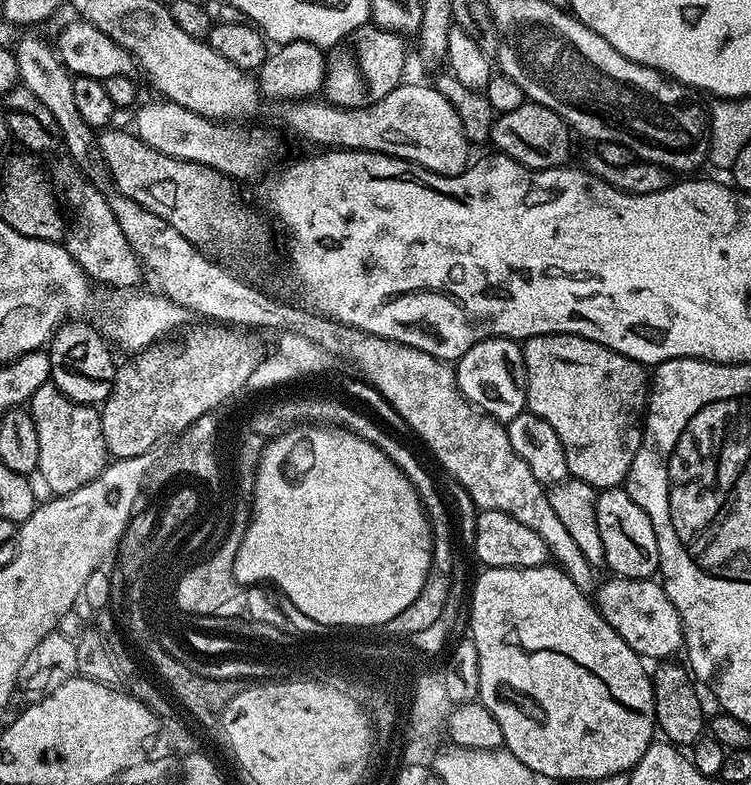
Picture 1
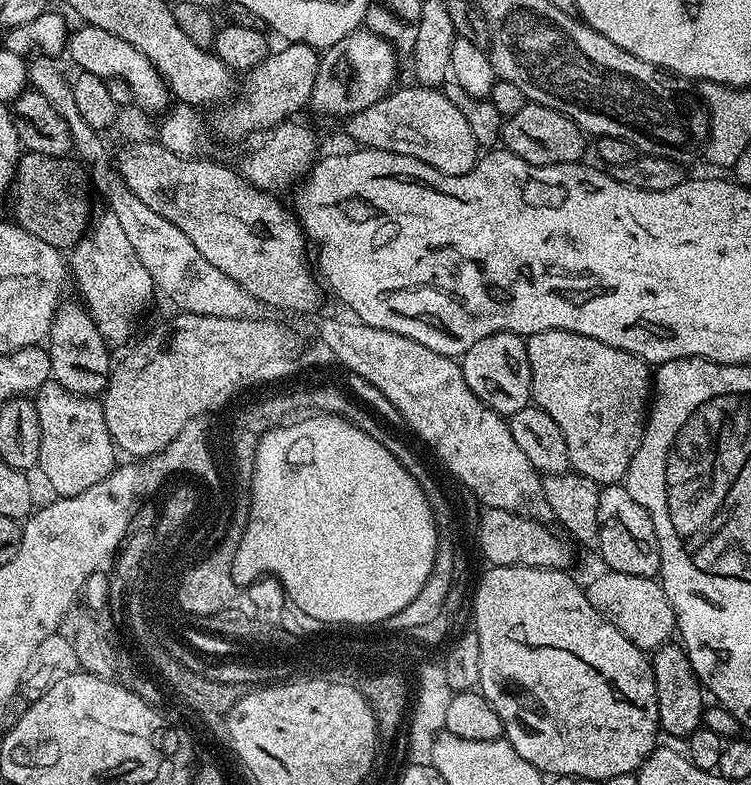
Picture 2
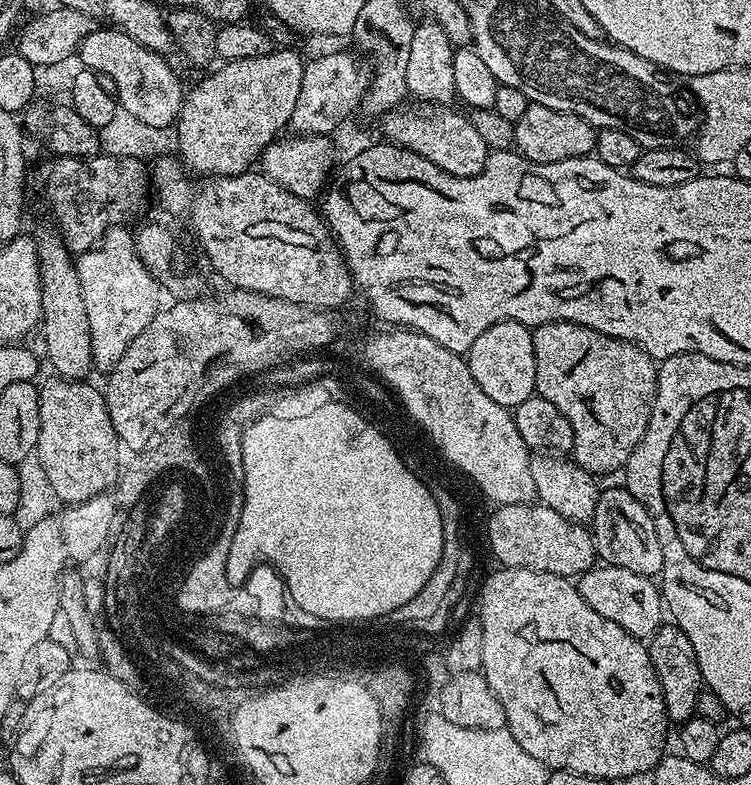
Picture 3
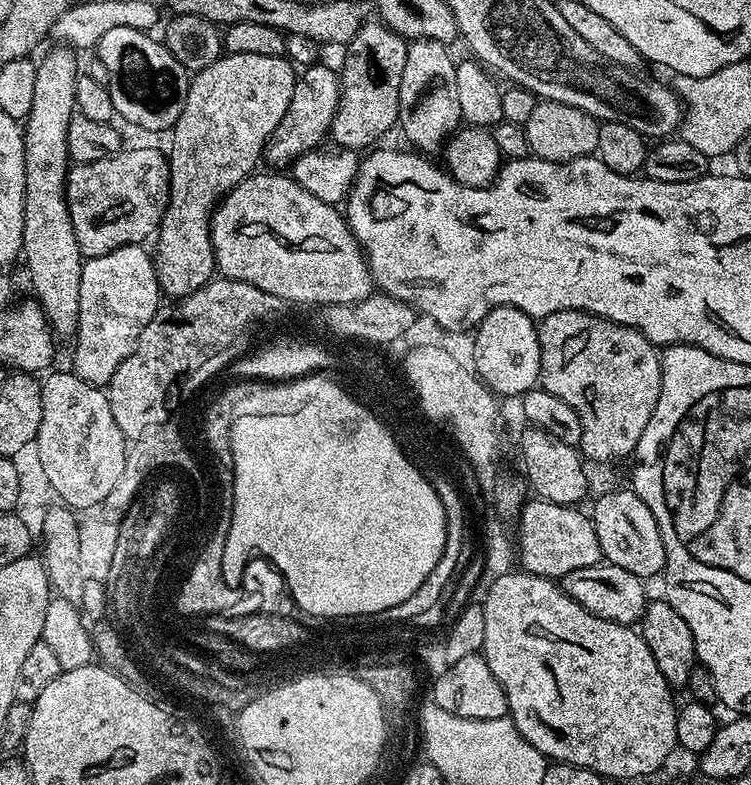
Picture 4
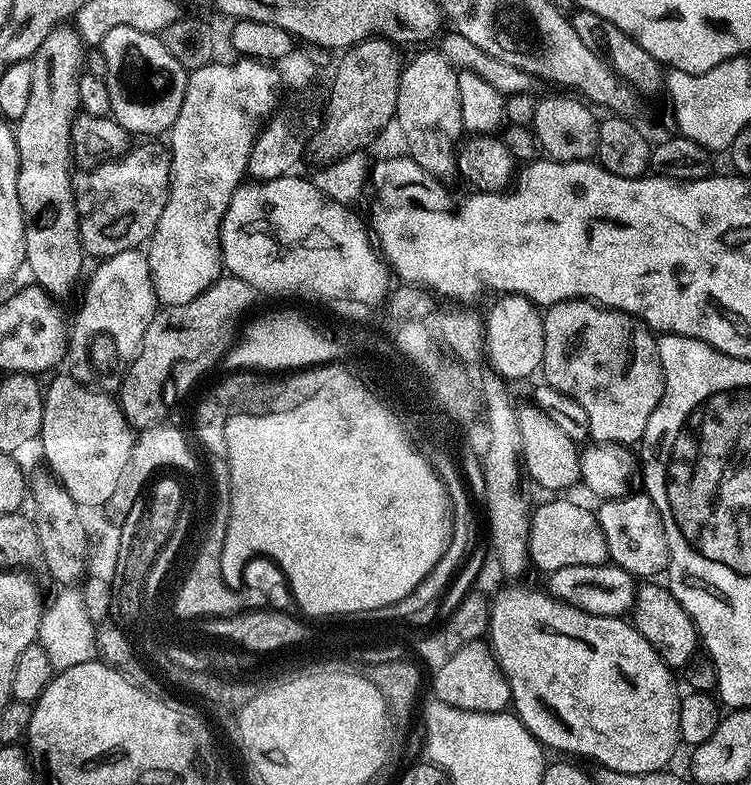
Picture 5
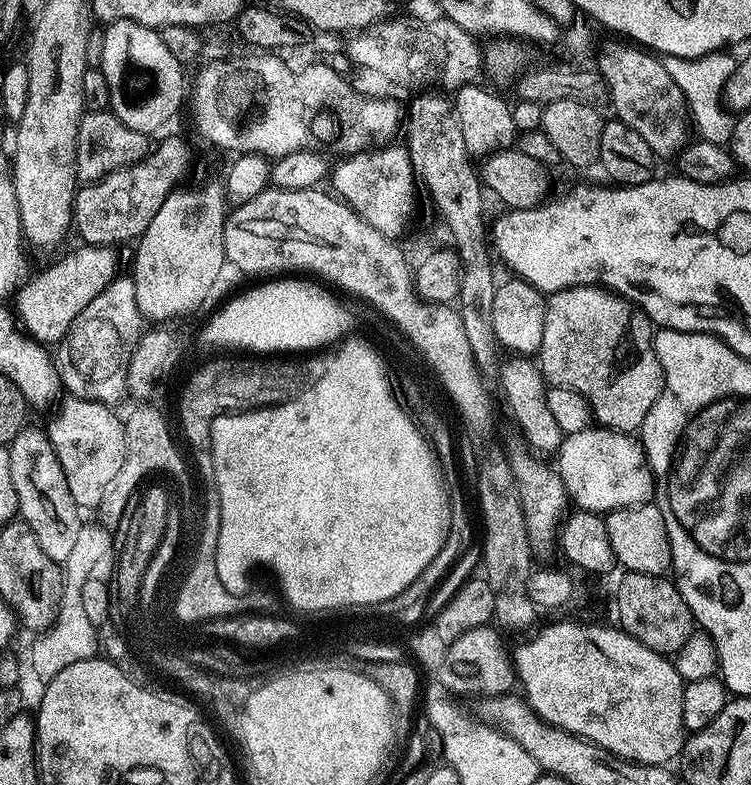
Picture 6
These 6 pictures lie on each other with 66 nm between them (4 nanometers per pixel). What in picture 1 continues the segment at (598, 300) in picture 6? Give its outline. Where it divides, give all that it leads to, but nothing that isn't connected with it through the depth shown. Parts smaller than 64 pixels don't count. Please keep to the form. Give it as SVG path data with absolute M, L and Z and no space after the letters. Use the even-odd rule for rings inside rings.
M531 336L523 341L524 350L524 373L526 374L525 390L528 391L527 411L538 414L538 418L544 418L554 429L554 434L558 434L558 442L562 442L562 450L566 450L566 466L571 479L581 480L597 490L605 488L618 488L627 481L628 471L634 462L634 454L638 454L638 446L642 435L642 425L646 415L646 405L648 403L648 393L650 391L650 376L645 365L639 364L637 360L626 358L590 338L581 336Z

